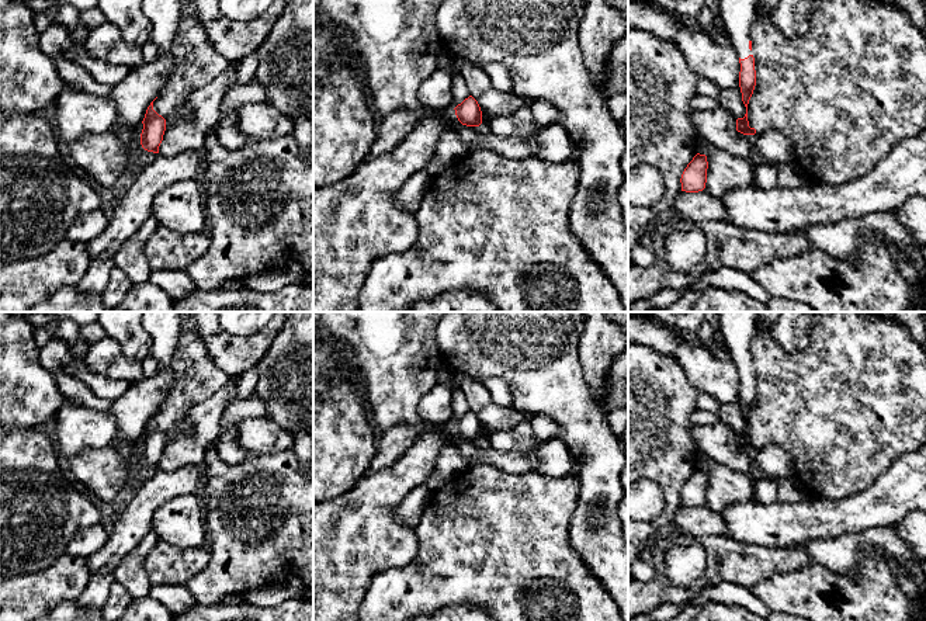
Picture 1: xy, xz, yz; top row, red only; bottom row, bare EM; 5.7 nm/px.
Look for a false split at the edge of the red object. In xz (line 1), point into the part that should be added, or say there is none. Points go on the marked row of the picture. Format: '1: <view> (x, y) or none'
1: none

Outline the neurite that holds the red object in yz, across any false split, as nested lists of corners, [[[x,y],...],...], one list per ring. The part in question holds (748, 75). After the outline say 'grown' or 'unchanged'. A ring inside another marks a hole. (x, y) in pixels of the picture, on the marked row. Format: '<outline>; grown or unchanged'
[[[719,0],[719,14],[731,38],[732,48],[739,56],[739,87],[746,107],[743,118],[736,119],[736,131],[743,135],[755,135],[749,126],[748,104],[756,86],[755,58],[752,55],[750,27],[757,18],[757,0]]]; grown

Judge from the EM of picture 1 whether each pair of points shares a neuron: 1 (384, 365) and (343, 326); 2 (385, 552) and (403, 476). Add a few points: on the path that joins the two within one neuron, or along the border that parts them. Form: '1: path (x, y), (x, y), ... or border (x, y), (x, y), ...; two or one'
1: path (374, 356), (353, 335); one
2: path (378, 534), (378, 502), (385, 495); one

